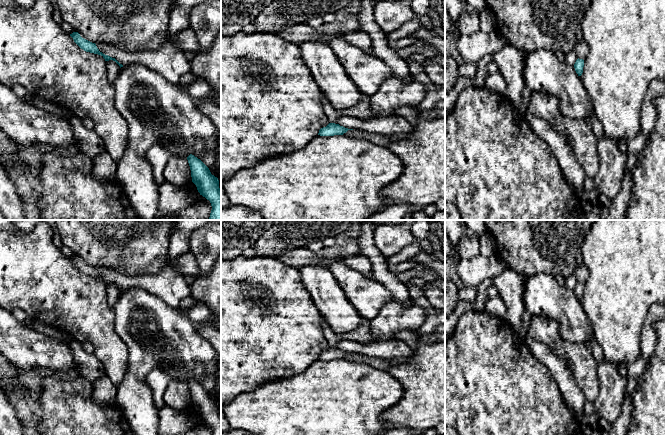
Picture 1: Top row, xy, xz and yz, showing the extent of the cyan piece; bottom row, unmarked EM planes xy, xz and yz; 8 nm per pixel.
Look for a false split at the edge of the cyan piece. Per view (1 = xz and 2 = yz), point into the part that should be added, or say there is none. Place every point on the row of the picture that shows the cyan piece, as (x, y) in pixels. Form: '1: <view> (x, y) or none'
1: none
2: none

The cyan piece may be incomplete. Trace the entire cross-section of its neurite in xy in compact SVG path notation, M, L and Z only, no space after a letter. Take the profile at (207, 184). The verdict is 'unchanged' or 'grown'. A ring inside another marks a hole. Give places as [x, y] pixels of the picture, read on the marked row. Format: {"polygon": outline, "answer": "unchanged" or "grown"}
{"polygon": "M190 154L187 157L192 182L200 195L210 201L212 210L208 220L221 220L221 191L219 180L211 174L209 168L197 157Z", "answer": "unchanged"}

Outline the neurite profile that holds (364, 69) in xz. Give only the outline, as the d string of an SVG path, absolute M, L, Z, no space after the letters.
M331 36L328 45L348 76L366 97L375 94L386 79L396 78L392 69L381 59L347 43L342 36Z

